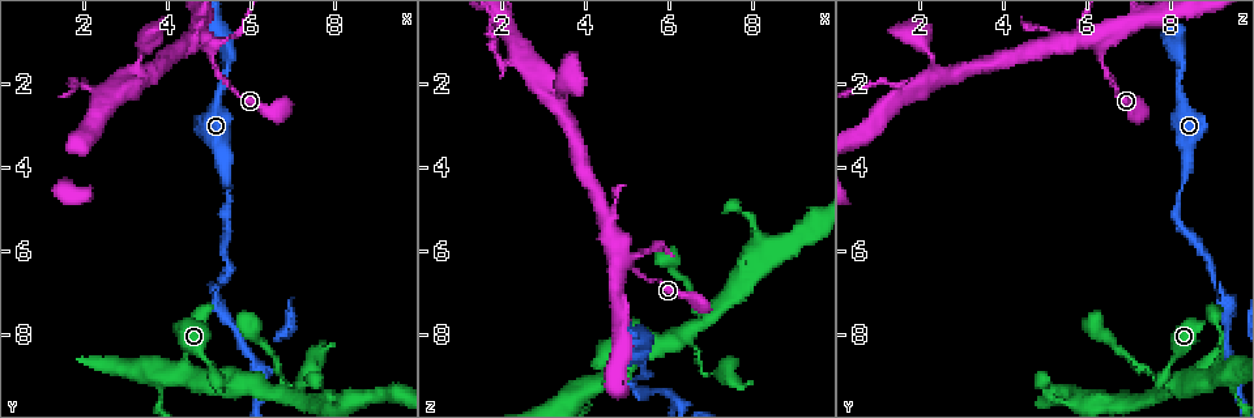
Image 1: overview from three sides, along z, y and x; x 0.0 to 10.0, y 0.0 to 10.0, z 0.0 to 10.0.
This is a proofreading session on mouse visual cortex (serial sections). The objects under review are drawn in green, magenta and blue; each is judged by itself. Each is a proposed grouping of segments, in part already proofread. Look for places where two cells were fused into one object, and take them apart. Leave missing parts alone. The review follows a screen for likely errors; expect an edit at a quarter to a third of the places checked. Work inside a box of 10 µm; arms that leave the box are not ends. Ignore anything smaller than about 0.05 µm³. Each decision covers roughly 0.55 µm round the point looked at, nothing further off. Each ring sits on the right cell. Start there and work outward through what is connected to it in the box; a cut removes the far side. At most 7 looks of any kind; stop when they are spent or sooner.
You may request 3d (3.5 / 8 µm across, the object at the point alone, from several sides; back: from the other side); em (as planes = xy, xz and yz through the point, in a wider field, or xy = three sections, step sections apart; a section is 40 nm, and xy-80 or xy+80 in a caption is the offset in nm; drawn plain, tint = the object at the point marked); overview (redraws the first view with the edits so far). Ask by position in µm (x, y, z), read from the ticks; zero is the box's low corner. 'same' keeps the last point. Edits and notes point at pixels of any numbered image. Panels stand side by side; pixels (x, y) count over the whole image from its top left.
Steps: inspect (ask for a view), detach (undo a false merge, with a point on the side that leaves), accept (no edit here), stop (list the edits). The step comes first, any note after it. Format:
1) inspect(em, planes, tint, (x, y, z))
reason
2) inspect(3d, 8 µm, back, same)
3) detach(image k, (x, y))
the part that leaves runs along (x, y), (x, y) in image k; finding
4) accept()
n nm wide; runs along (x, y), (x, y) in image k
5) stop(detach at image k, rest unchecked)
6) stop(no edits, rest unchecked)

inspect(3d, 3.5 µm, (4.95, 1.05, 6.25))

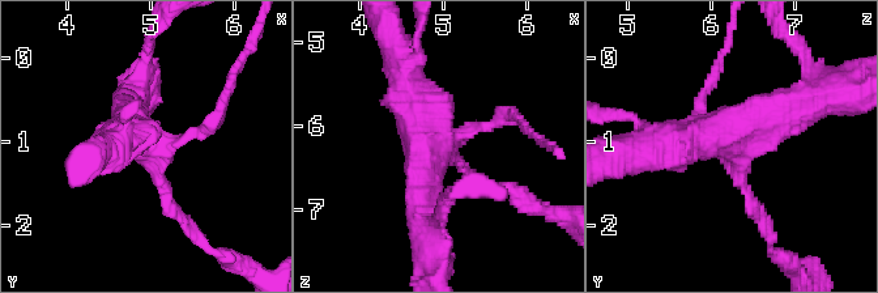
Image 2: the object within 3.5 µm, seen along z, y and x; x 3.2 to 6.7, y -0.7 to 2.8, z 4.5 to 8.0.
inspect(em, xy, step 5, tint, (4.90, 1.05, 6.30))
4 arms; arms of 150, 150, 400, 500 nm; need the tissue

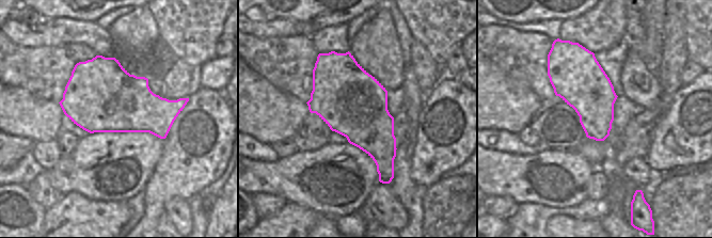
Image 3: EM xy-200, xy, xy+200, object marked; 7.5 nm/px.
accept()
runs along (759, 217), (725, 132), (665, 144) in image 2; all the same cell

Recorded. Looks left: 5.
inspect(3d, 3.5 µm, (2.00, 2.10, 1.45))

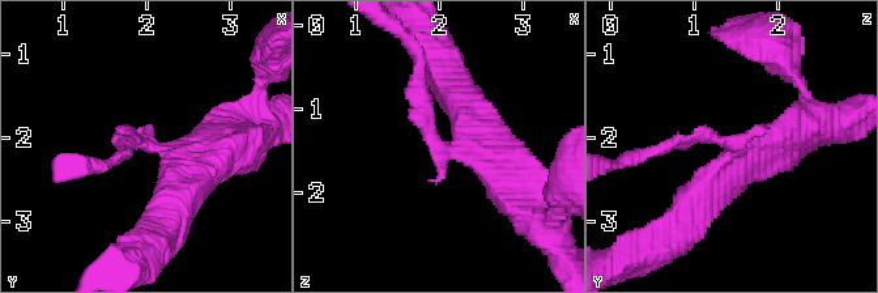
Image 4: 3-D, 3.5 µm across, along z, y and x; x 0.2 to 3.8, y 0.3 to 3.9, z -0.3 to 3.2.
detach(image 4, (422, 117))
the part that leaves runs along (450, 153), (426, 130), (414, 46) in image 4; a second cell is stuck on

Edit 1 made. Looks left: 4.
inspect(em, xy, step 5, tint, (5.25, 7.05, 9.20))
a narrow waist

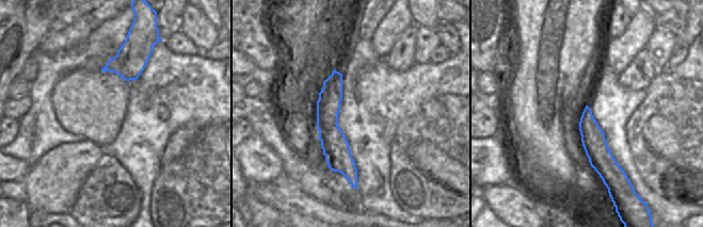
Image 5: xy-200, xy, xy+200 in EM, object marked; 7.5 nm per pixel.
inspect(3d, 3.5 µm, same)
see where the arms go

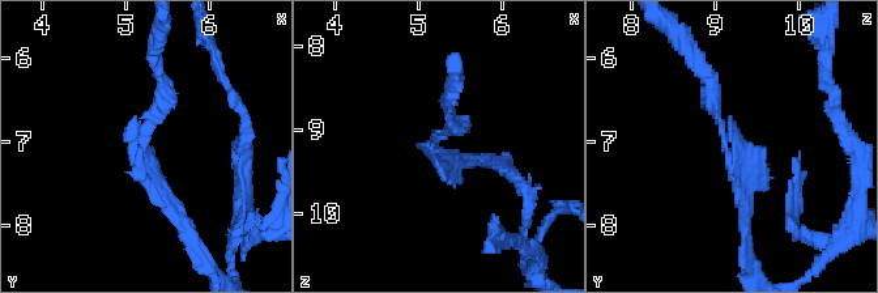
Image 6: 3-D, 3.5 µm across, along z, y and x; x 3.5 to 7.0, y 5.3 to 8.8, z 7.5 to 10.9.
accept()
runs along (706, 72), (746, 221) in image 6; continuous, no second cell

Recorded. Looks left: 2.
stop(detach at image 4, rest unchecked)

